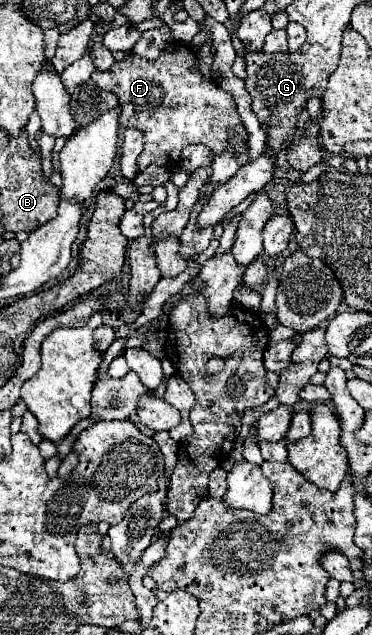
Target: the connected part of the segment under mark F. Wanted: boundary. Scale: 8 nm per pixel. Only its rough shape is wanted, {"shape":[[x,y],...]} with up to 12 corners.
{"shape":[[179,41],[127,53],[91,81],[145,133],[139,171],[191,143],[219,155],[247,129]]}

